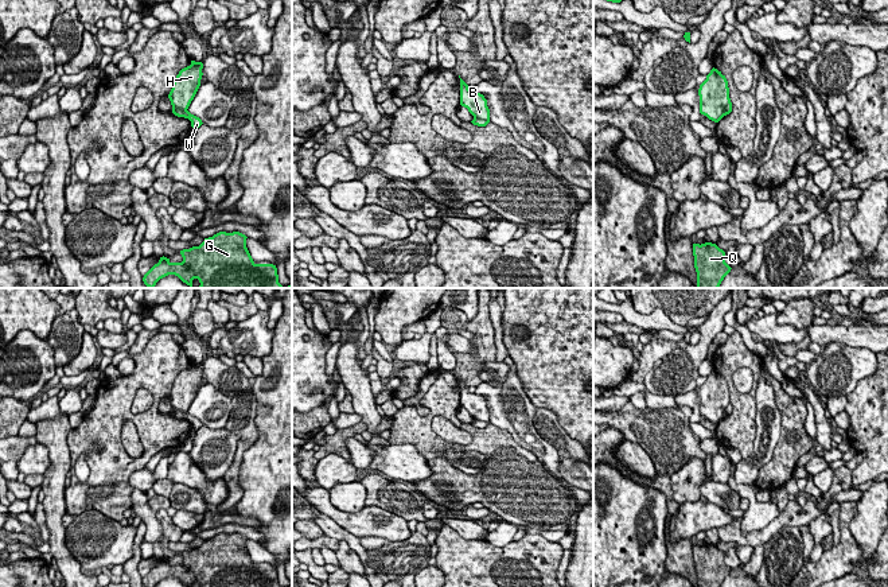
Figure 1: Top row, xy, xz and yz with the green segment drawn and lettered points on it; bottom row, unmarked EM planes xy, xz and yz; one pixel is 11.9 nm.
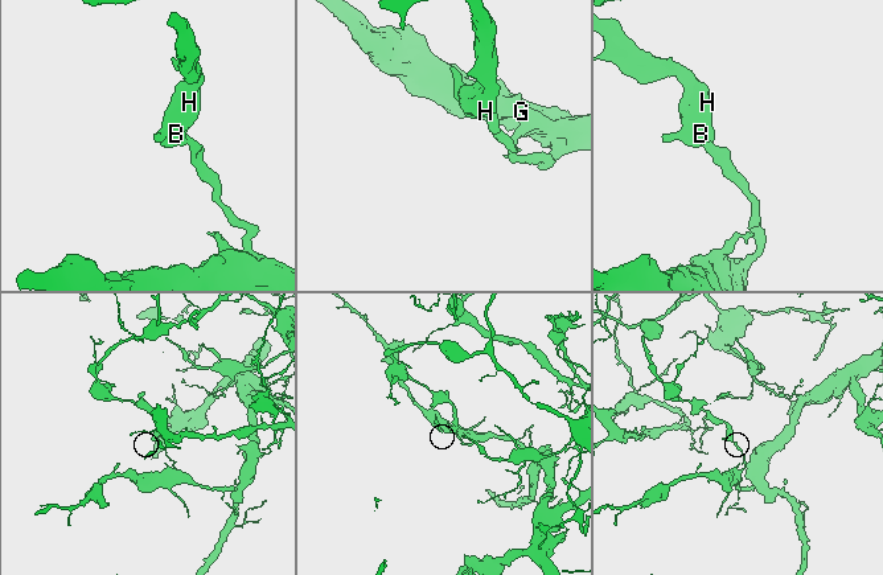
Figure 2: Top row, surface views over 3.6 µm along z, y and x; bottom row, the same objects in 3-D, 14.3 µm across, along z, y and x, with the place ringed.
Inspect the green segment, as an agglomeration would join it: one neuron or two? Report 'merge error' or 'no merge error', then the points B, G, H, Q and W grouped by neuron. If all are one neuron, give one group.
merge error; groups B H / G Q W

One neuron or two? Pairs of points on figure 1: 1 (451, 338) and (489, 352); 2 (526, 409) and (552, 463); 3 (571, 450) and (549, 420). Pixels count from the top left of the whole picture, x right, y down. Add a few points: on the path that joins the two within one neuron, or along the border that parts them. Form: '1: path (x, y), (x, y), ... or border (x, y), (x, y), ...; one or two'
1: border (475, 346), (470, 353), (454, 353); two
2: path (526, 423), (526, 434), (542, 450); one
3: path (564, 443), (549, 427); one

